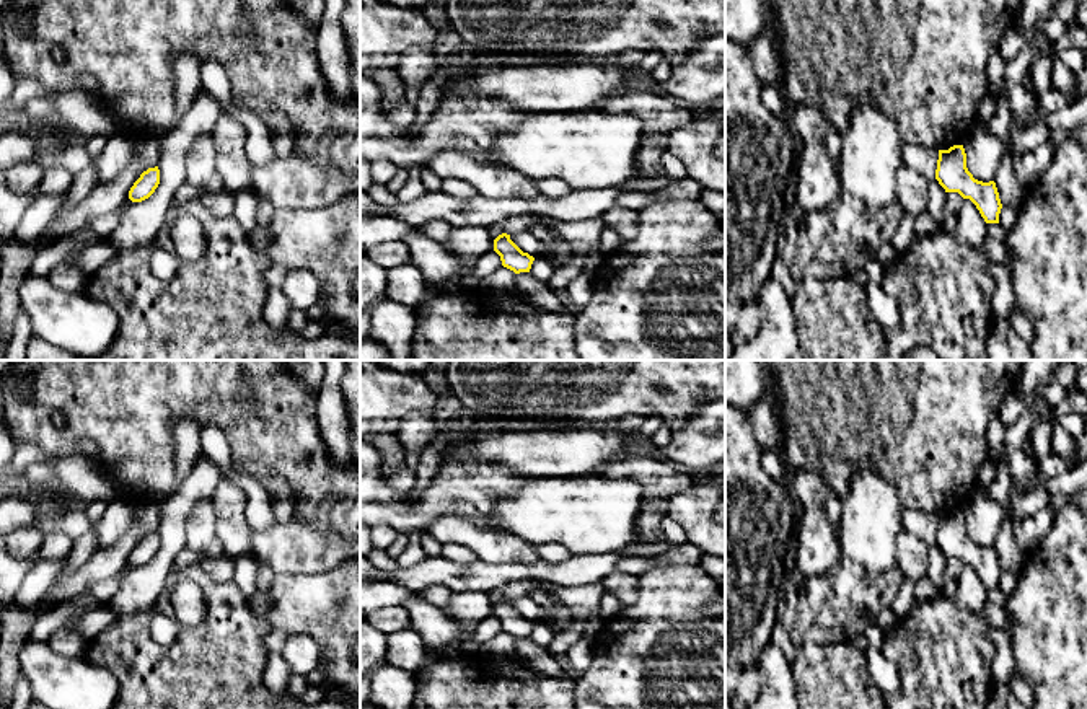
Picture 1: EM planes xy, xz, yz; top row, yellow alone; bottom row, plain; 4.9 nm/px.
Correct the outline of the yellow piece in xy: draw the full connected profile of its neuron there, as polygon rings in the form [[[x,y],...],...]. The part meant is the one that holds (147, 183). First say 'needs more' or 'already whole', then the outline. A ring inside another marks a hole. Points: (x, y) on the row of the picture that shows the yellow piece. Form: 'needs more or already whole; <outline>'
already whole; [[[158,166],[148,168],[140,174],[140,178],[134,183],[129,191],[129,199],[132,202],[142,202],[148,199],[160,184],[160,170]]]

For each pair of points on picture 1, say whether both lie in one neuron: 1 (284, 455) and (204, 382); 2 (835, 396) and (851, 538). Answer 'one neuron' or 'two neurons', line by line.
1: one neuron
2: two neurons

